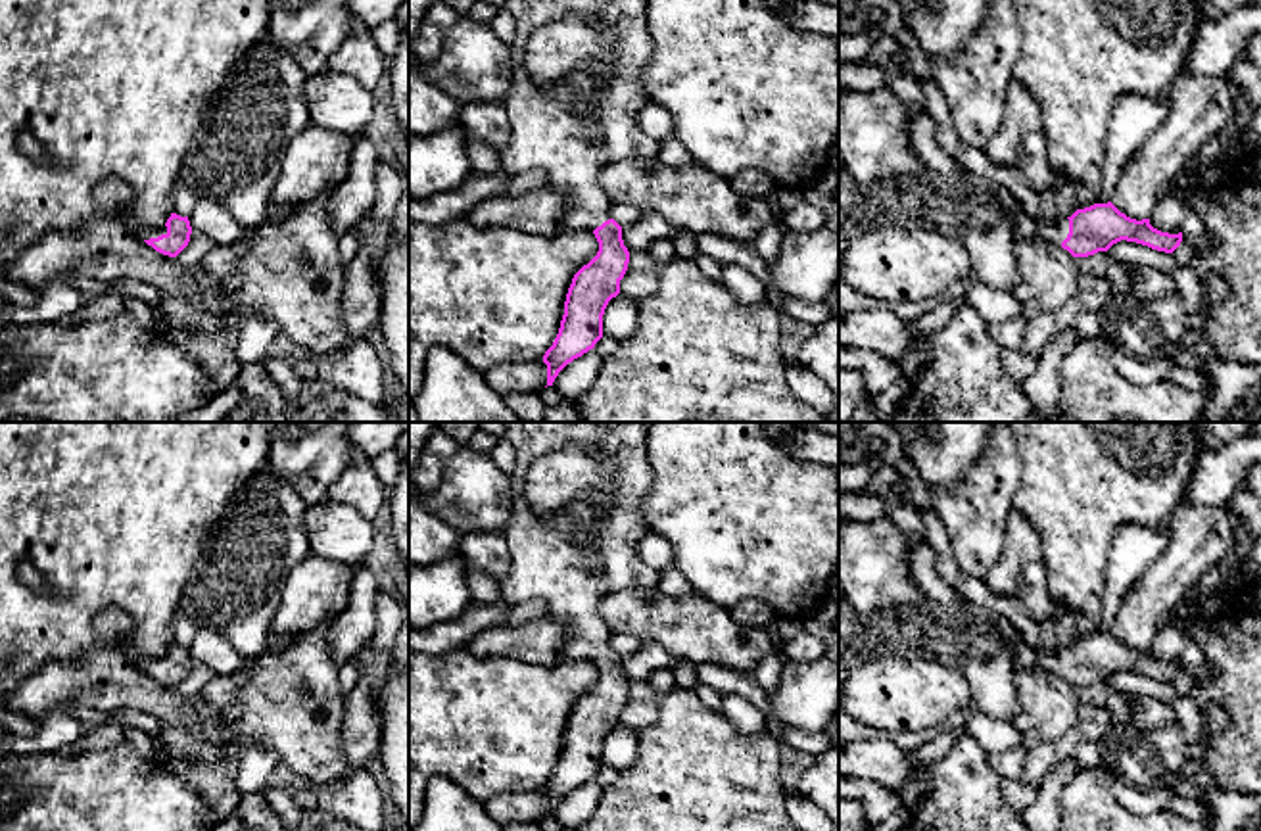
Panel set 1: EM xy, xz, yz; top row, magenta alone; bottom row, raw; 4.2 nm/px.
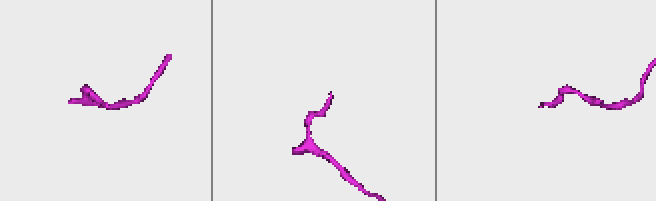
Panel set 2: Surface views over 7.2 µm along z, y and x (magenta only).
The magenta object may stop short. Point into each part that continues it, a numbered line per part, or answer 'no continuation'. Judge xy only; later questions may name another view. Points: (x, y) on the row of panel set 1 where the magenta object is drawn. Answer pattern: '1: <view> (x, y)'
1: xy (141, 229)

